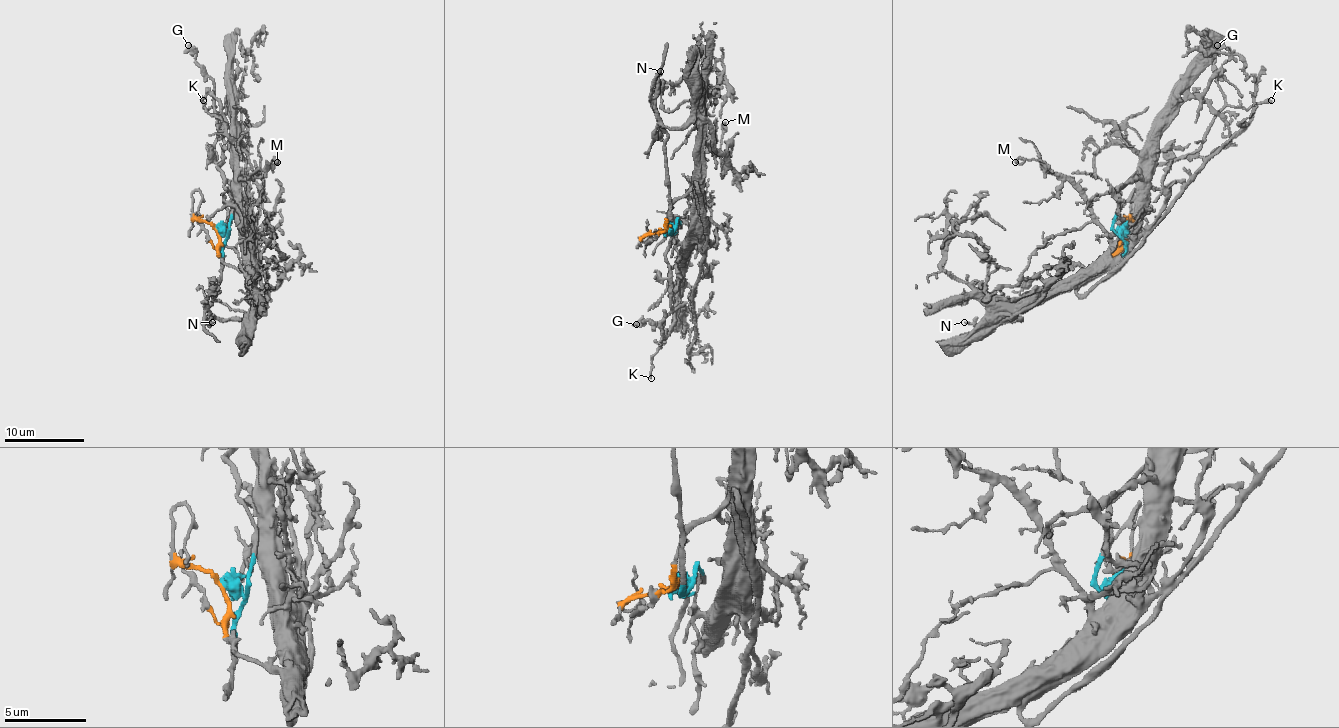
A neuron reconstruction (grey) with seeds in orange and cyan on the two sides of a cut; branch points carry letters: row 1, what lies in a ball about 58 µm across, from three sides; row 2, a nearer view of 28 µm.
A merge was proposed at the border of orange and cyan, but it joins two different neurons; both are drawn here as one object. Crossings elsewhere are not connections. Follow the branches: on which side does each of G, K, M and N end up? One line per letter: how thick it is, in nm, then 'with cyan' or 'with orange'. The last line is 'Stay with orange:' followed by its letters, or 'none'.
G: calibre 480 nm; with cyan
K: calibre 190 nm; with cyan
M: calibre 240 nm; with orange
N: calibre 240 nm; with orange
Stay with orange: M, N

